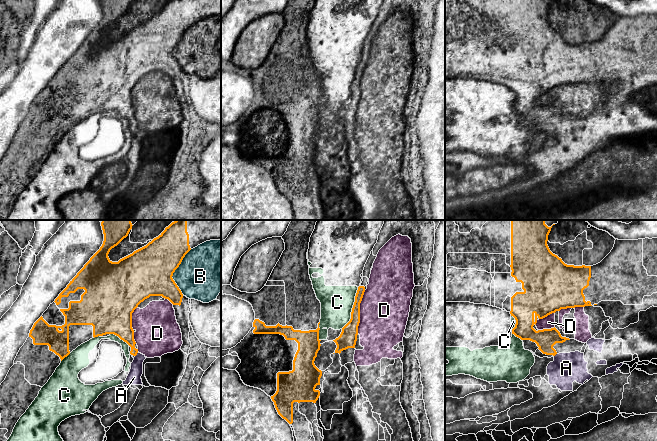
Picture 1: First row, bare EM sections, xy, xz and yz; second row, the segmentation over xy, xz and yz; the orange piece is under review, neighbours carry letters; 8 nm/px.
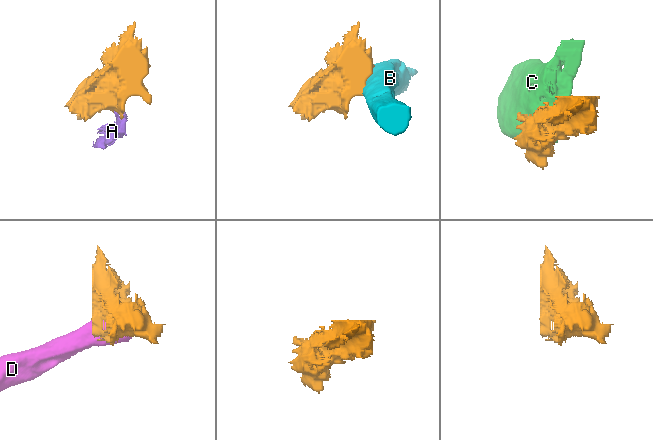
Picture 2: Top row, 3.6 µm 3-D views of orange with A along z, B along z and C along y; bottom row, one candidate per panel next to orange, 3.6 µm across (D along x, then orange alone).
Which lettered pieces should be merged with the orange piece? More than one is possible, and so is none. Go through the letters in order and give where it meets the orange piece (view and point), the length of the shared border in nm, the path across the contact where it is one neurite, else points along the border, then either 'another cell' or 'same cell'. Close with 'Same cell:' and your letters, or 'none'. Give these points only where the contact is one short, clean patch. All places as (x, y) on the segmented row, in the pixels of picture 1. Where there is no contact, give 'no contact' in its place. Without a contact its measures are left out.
A: meets orange in xy at (136, 354); contact 50 nm long; border along xy (138, 352), (135, 356); another cell
B: meets orange in xy at (174, 271); contact 380 nm long; another cell
C: meets orange in xz at (352, 308); contact 360 nm long; another cell
D: meets orange in xz at (359, 312); contact 360 nm long; another cell
Same cell: none

